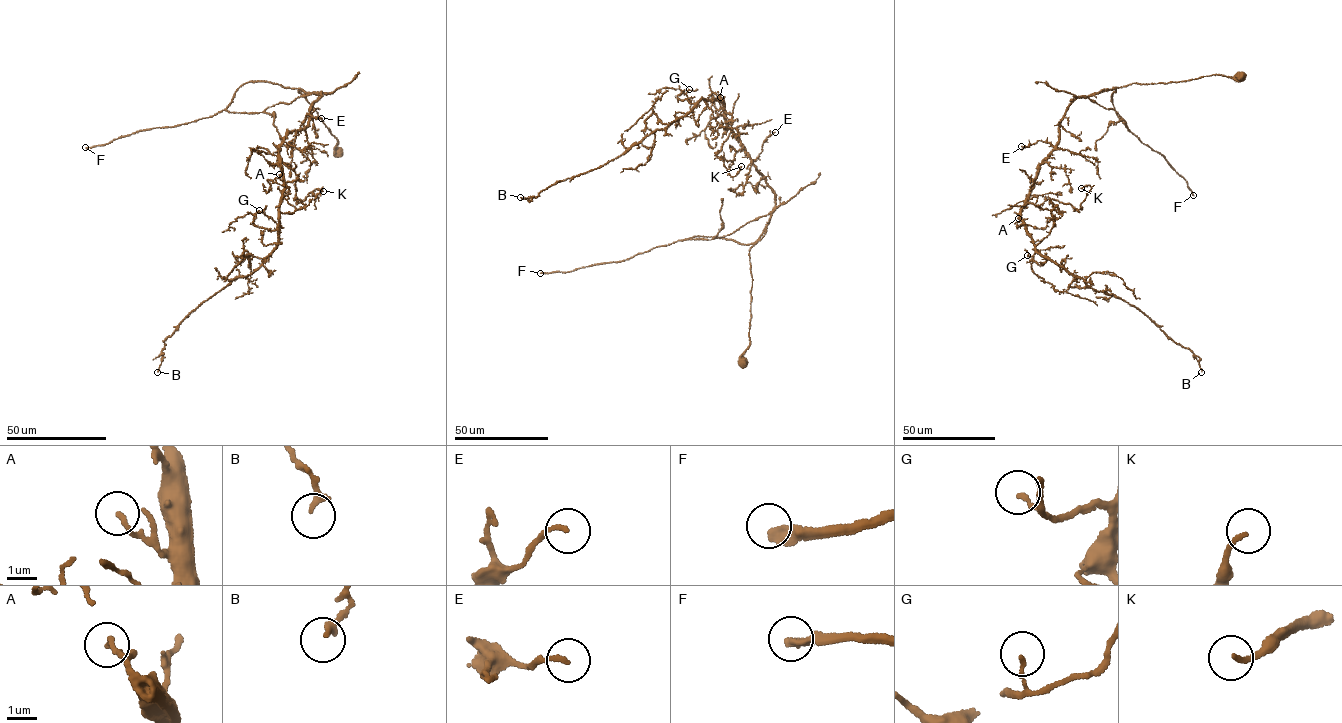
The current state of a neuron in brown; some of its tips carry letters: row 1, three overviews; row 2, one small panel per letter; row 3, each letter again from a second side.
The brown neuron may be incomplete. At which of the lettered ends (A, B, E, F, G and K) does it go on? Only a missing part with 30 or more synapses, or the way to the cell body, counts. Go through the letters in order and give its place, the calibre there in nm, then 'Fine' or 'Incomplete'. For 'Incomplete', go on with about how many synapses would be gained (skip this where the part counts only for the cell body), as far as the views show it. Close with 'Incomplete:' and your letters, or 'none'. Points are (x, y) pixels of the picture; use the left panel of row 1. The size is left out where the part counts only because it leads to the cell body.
A: Place: (279, 174). Thickness 140 nm. Fine
B: Place: (157, 372). Thickness 220 nm. Fine
E: Place: (321, 118). Thickness 140 nm. Fine
F: Place: (85, 147). Thickness 320 nm. Incomplete. Roughly 170 synapses
G: Place: (259, 210). Thickness 130 nm. Fine
K: Place: (323, 191). Thickness 130 nm. Fine
Incomplete: F

